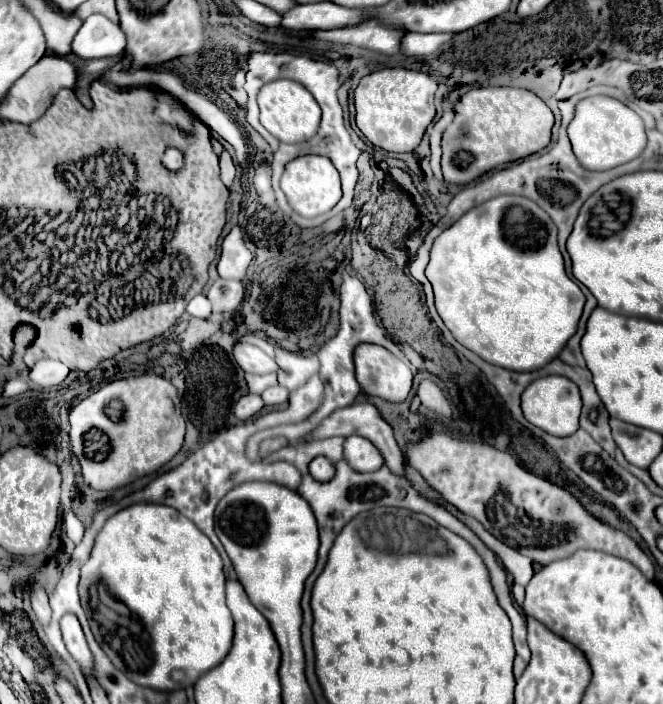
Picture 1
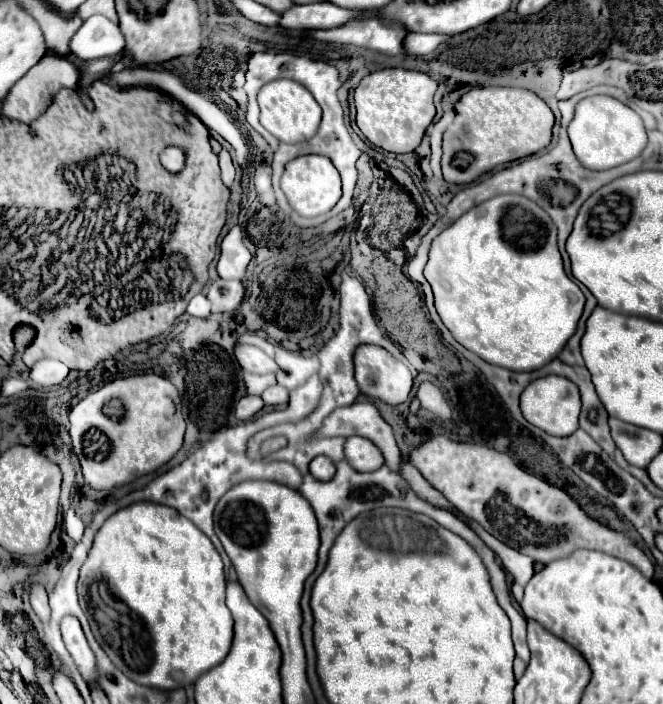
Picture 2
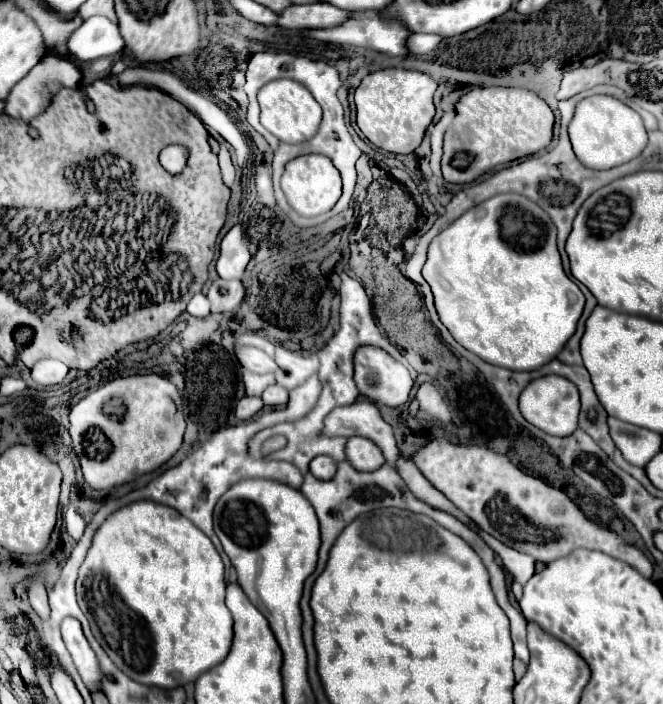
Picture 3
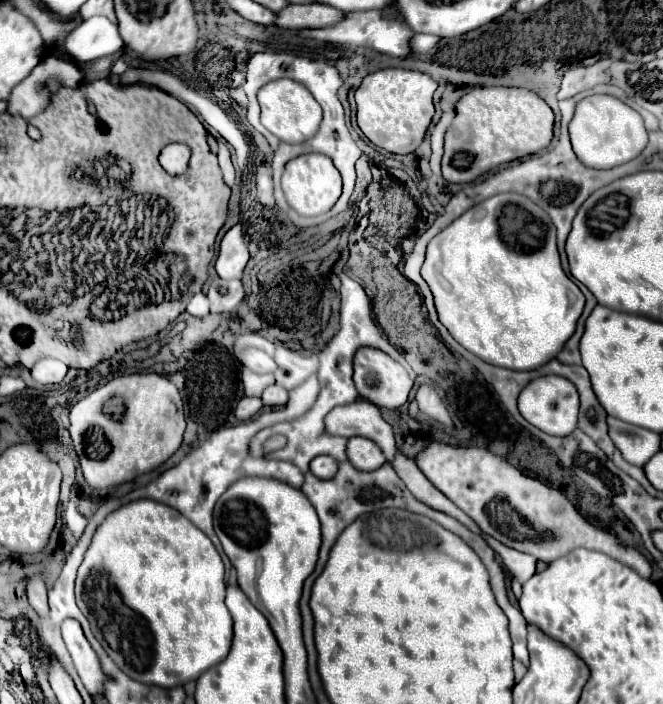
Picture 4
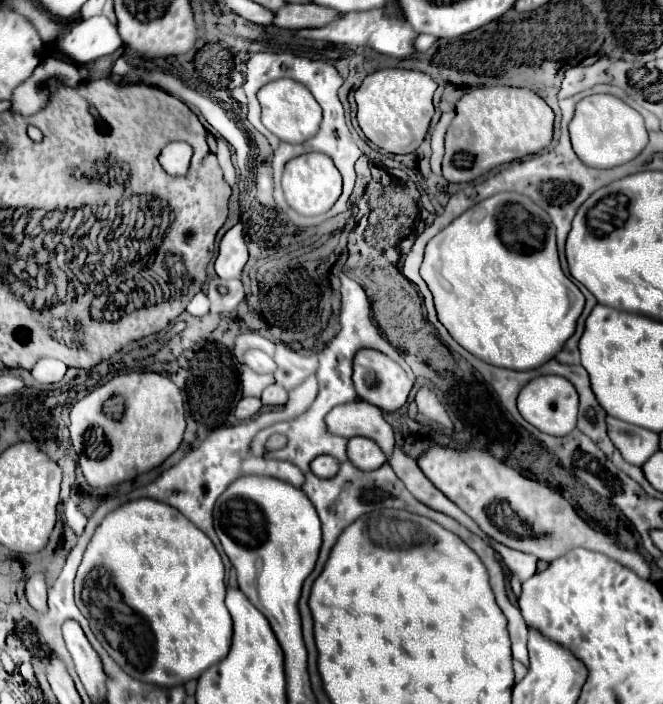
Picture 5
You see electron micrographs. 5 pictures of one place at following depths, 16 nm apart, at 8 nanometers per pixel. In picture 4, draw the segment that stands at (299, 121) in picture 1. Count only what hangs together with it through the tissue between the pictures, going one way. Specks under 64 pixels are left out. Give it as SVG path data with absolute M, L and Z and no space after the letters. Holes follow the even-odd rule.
M280 78L280 80L268 82L266 86L260 88L258 102L262 106L262 124L282 142L302 144L304 140L312 138L318 132L318 126L322 120L322 108L314 100L310 90L306 86L302 86L300 82L290 80L290 78Z

